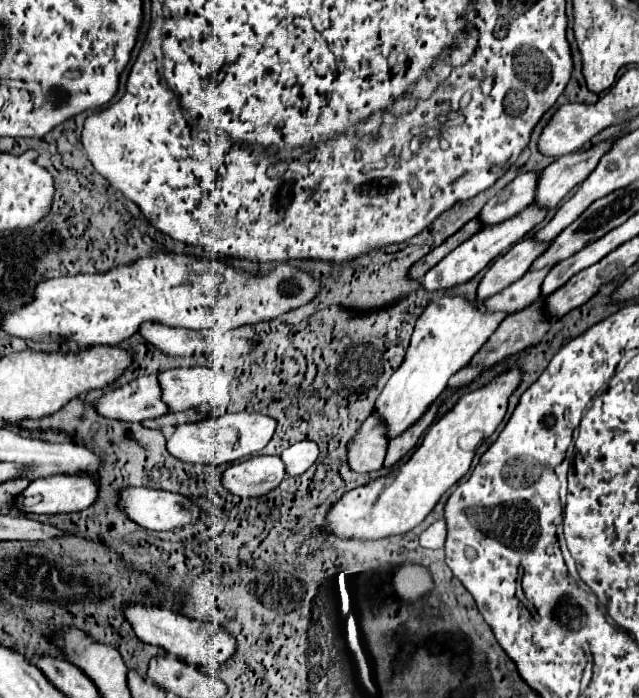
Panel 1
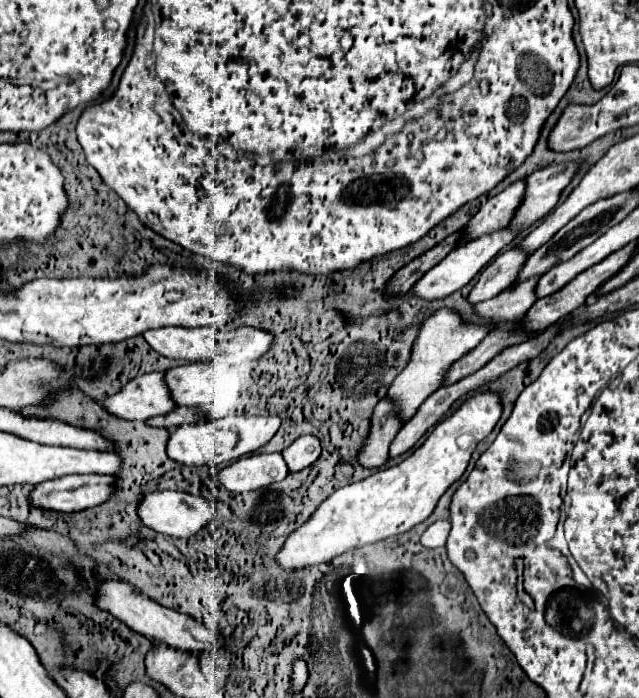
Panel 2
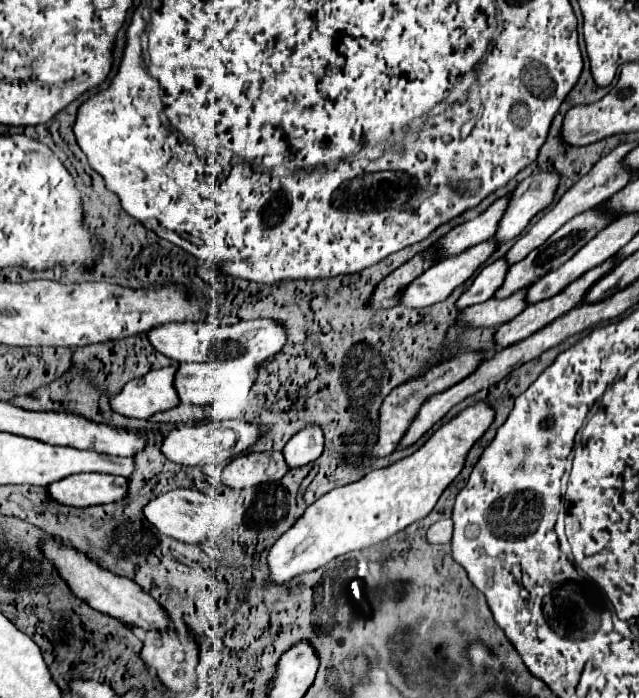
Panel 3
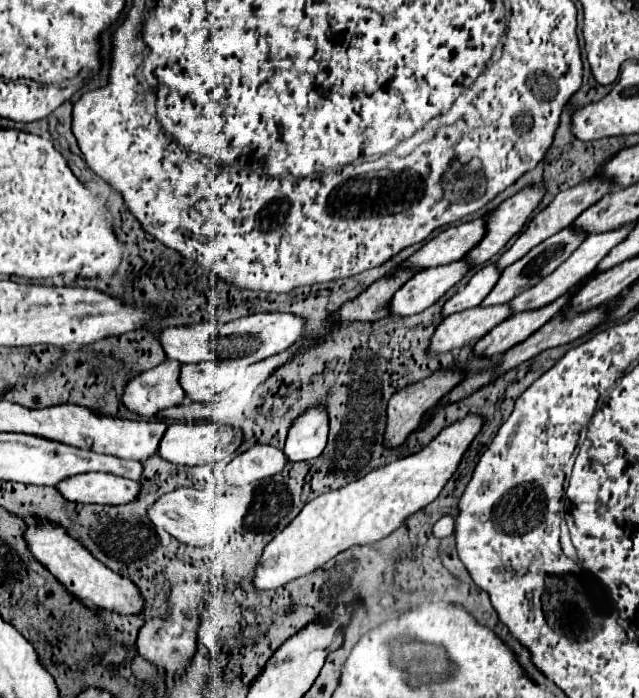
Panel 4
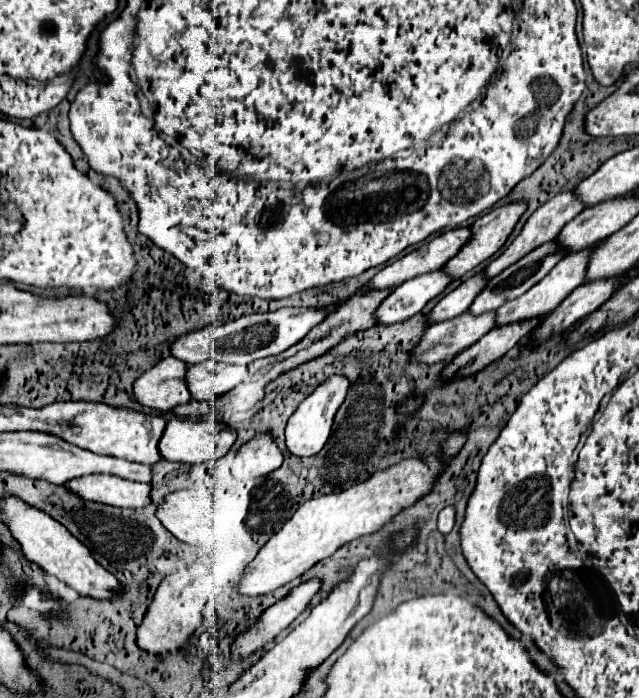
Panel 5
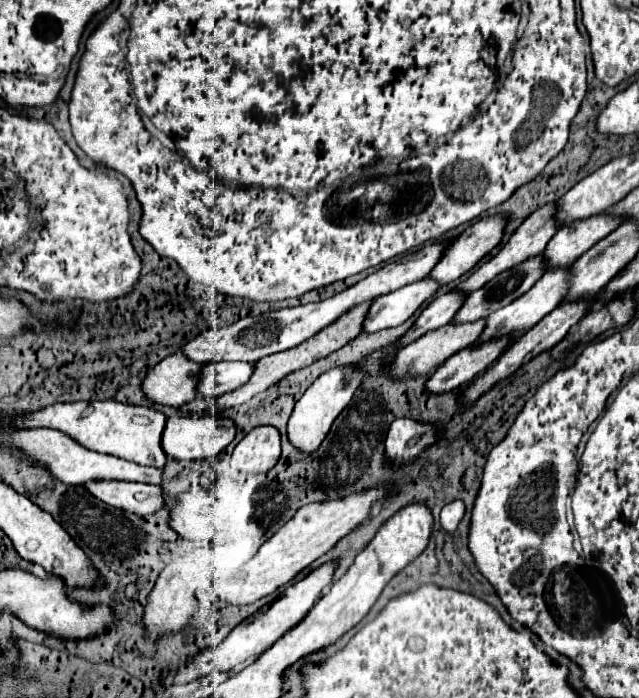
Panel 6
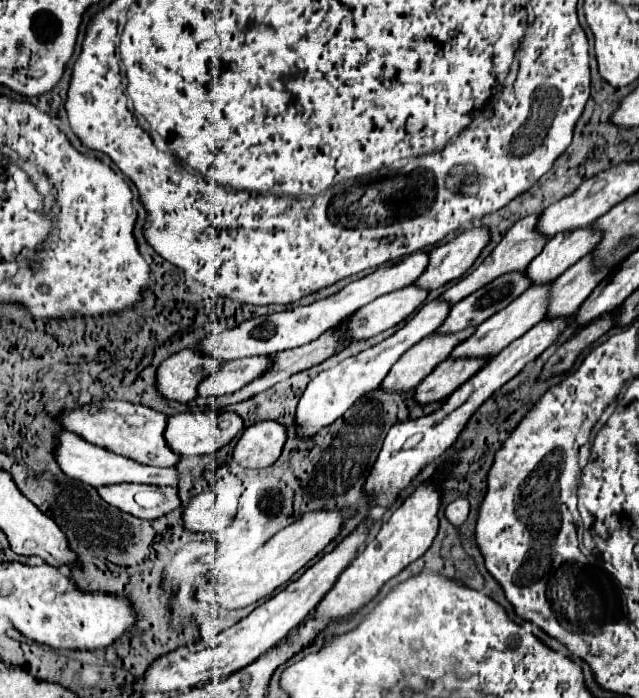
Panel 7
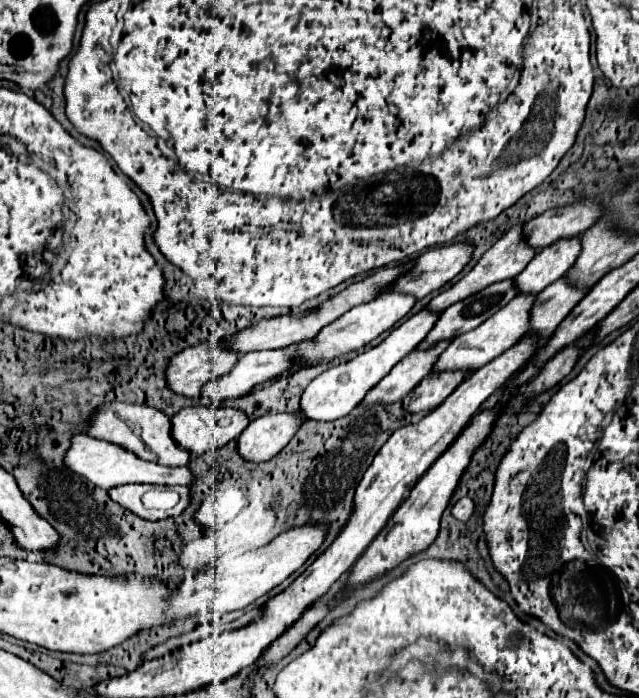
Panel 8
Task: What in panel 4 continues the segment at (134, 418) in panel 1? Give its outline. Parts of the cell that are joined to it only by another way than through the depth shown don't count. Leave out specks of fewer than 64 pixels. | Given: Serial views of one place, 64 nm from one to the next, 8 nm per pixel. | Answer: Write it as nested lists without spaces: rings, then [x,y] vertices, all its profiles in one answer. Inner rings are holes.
[[[166,360],[152,370],[146,370],[128,382],[122,396],[124,404],[146,418],[152,418],[164,408],[184,402],[184,390],[180,388],[180,368],[176,360]]]

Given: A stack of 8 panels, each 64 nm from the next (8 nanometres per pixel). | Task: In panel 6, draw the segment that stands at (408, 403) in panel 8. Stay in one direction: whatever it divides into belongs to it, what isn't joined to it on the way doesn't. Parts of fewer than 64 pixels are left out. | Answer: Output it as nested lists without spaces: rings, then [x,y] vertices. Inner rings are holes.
[[[500,340],[500,344],[482,344],[480,348],[466,348],[456,352],[444,364],[440,364],[434,374],[430,374],[430,378],[426,380],[426,392],[440,394],[474,380],[492,362],[498,360],[506,346],[508,340]]]

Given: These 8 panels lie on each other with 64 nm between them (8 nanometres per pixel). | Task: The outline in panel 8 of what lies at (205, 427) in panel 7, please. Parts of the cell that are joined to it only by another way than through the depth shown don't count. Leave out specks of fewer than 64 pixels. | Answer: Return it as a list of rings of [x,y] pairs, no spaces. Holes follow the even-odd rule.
[[[190,406],[182,408],[172,416],[172,438],[182,444],[182,448],[192,454],[204,454],[226,446],[230,440],[236,440],[242,430],[248,426],[248,416],[238,408],[210,408],[210,406]]]

